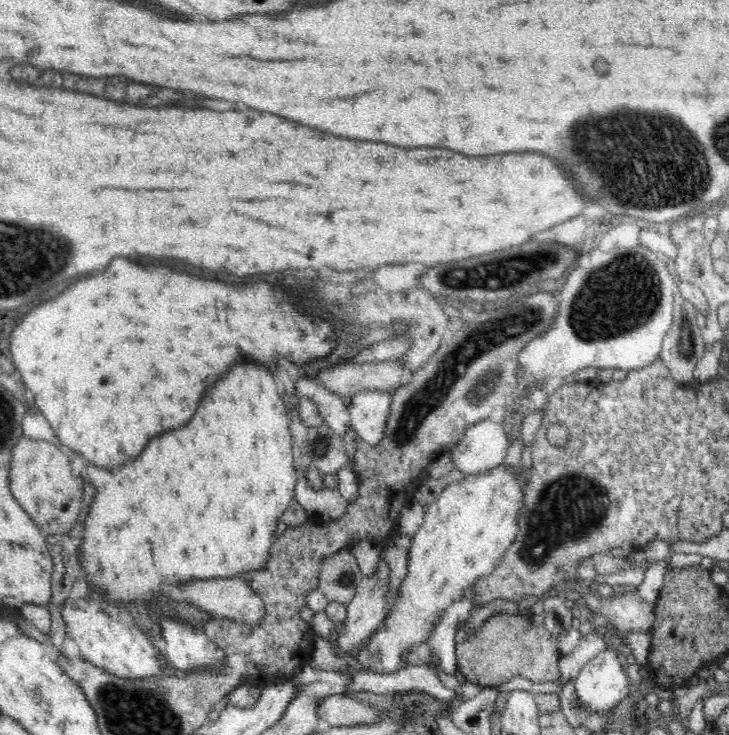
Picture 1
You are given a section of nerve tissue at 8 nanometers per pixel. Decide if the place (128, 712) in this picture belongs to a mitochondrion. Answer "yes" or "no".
yes

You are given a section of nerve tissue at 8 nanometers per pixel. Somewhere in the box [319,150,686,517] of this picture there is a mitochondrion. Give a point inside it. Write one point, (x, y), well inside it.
(623, 295)

